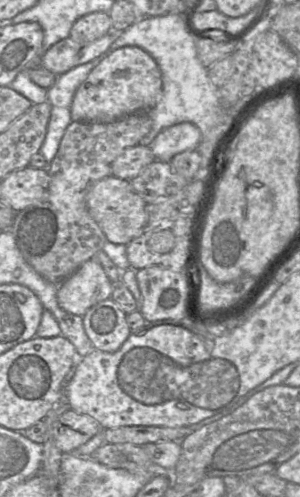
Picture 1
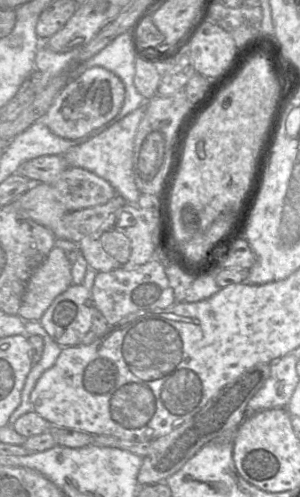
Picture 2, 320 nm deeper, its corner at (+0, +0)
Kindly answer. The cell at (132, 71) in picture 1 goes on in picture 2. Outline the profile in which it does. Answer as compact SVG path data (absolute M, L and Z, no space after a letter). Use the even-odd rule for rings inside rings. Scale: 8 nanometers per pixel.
M92 67L71 79L54 99L41 121L55 135L64 139L78 139L113 119L125 101L122 80L103 67Z

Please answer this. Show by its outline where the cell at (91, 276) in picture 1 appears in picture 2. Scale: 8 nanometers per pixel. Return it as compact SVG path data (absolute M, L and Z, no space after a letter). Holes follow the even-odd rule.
M54 247L31 275L18 316L39 321L53 300L72 285L71 266L66 252Z

